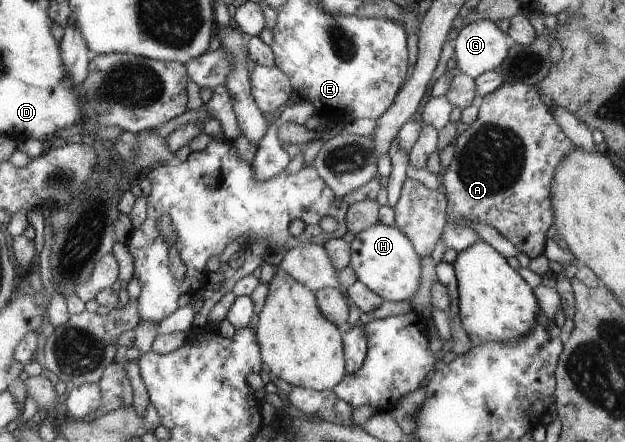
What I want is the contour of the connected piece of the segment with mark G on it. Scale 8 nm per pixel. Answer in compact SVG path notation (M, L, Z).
M489 19L463 24L454 32L452 39L455 67L471 79L495 70L497 65L504 63L512 49L509 35L503 33L496 23Z

